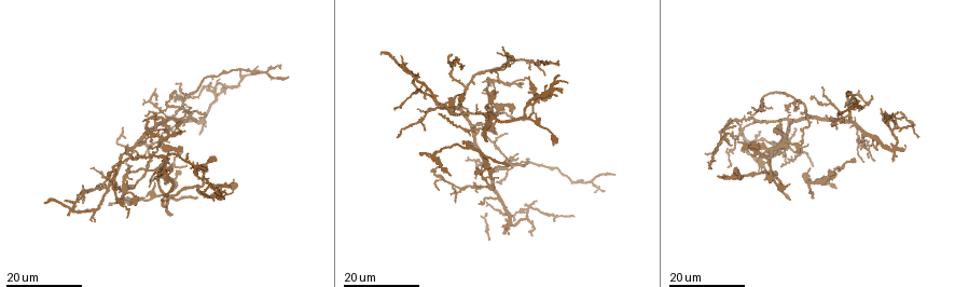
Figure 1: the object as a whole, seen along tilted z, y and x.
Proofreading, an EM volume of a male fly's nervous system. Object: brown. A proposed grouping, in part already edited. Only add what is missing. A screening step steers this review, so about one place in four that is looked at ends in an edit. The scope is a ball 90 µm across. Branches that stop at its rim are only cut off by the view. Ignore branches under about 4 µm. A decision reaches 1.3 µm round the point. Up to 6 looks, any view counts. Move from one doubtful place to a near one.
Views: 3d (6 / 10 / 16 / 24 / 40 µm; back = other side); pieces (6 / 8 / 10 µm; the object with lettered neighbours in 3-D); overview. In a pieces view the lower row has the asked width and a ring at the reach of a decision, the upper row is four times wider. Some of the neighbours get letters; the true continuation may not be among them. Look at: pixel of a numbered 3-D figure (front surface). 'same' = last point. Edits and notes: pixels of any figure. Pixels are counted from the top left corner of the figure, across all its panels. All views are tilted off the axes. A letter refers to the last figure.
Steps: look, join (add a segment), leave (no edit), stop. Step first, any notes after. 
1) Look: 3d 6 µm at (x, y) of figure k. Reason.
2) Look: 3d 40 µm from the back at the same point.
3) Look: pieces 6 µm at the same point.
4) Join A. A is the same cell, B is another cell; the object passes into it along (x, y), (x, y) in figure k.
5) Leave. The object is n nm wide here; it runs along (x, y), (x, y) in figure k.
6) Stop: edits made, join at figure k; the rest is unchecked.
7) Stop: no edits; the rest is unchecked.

Look: 3d 16 µm at (131, 168) of figure 1. Branch stops here.

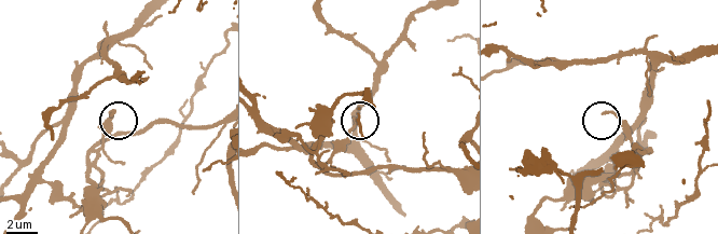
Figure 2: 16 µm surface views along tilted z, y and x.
Look: pieces 8 µm at (112, 113) of figure 2. What lies round it.

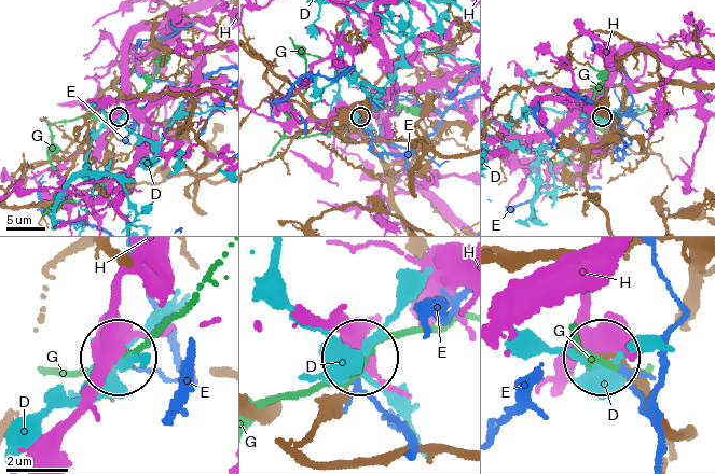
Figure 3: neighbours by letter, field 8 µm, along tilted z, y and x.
Leave. D, E, G and H are other cells; it runs along (670, 454), (648, 389), (604, 360) in figure 3; no lettered segment goes on from it.

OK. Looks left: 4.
Look: 3d 16 µm at (478, 203) of figure 1. An open end.

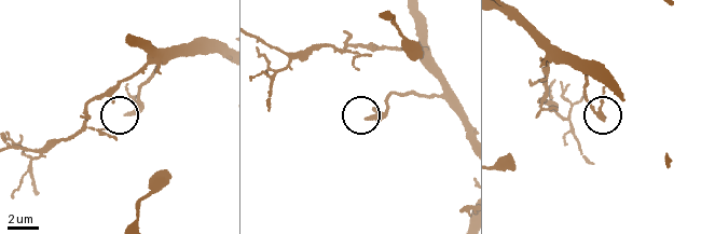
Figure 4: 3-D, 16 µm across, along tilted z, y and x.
Look: 3d 6 µm at (367, 116) of figure 4.

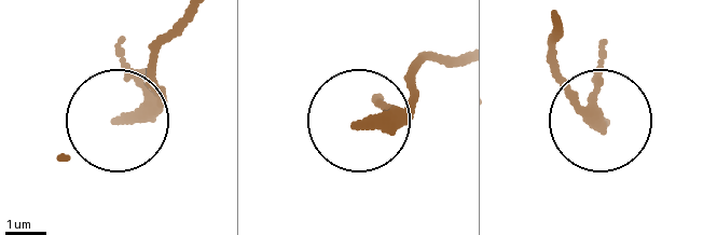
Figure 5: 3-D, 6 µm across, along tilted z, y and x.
Look: pieces 6 µm at (363, 124) of figure 5.

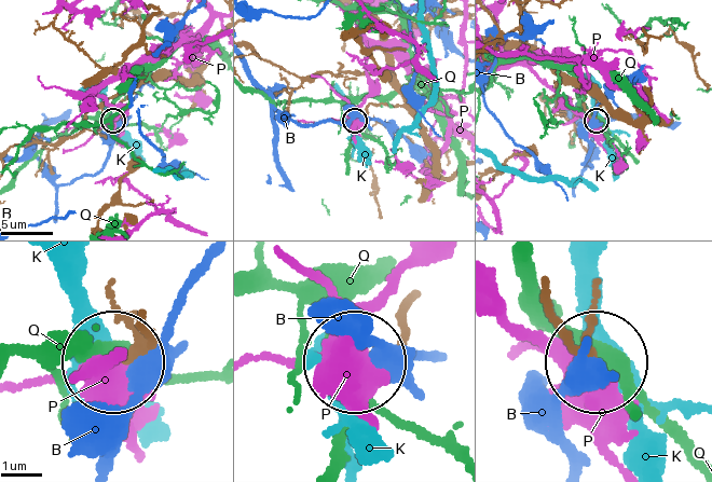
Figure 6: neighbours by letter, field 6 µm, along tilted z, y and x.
Leave. The object is 290 nm wide here; B, K, P and Q are other cells; none of them fits.

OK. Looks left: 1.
Stop: no edits; the rest is unchecked.

